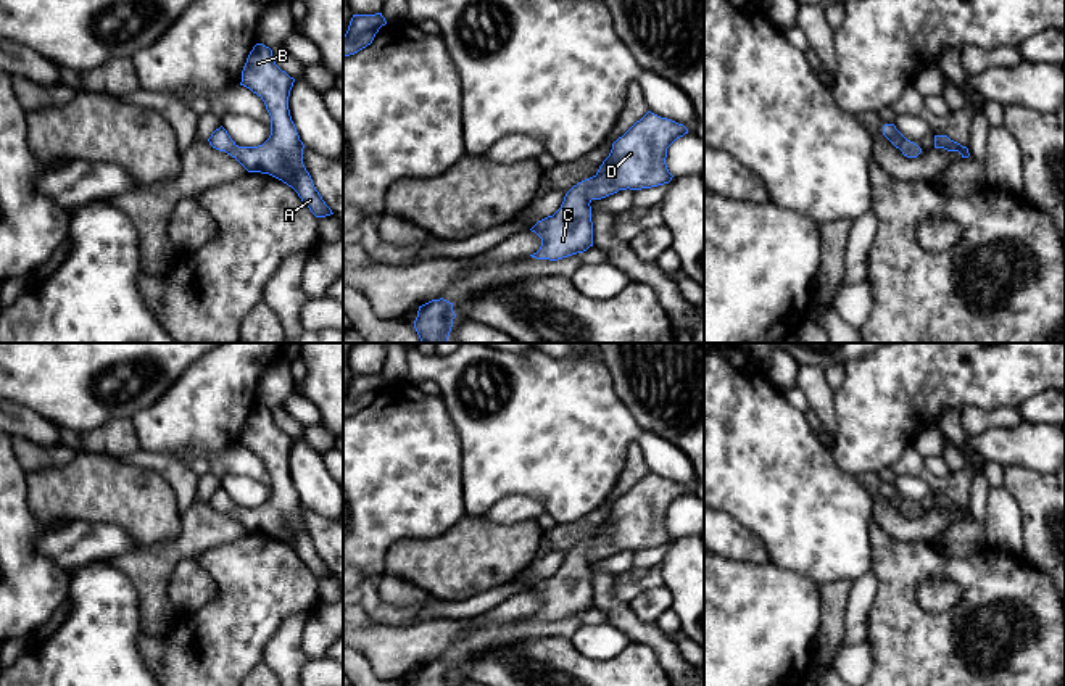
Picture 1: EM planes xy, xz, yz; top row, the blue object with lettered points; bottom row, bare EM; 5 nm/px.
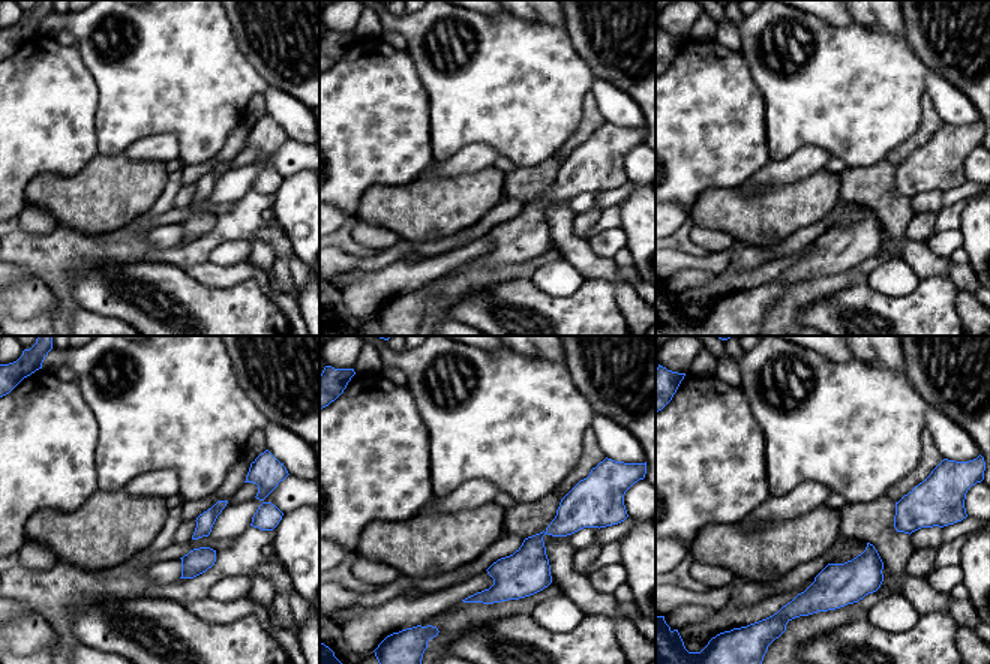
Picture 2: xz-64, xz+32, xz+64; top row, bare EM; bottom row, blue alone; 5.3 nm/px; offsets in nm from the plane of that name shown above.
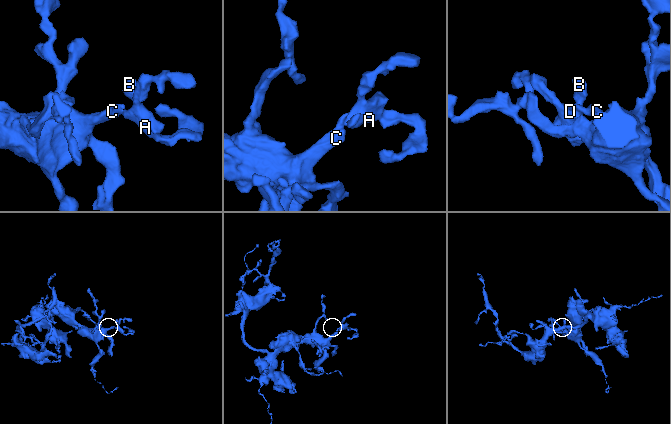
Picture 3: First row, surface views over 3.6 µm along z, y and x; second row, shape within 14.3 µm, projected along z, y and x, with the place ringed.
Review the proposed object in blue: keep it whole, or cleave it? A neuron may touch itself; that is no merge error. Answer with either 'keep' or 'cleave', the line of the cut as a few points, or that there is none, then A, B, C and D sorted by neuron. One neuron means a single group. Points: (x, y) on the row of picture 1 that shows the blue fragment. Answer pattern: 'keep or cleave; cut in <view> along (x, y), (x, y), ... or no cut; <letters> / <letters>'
keep; no cut; A B C D

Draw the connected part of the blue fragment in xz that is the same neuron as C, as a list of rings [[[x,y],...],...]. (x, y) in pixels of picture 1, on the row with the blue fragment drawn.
[[[648,111],[612,143],[598,172],[574,185],[561,208],[530,229],[541,238],[540,250],[530,256],[557,261],[593,246],[590,203],[619,190],[669,184],[673,176],[665,164],[667,148],[685,134],[683,124]]]

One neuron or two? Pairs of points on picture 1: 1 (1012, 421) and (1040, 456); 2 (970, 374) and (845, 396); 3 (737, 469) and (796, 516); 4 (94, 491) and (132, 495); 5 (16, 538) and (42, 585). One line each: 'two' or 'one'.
1: two
2: one
3: one
4: one
5: one

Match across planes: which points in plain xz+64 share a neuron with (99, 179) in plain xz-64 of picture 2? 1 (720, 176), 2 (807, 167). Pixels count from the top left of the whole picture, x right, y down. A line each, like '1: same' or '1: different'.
1: different
2: different

